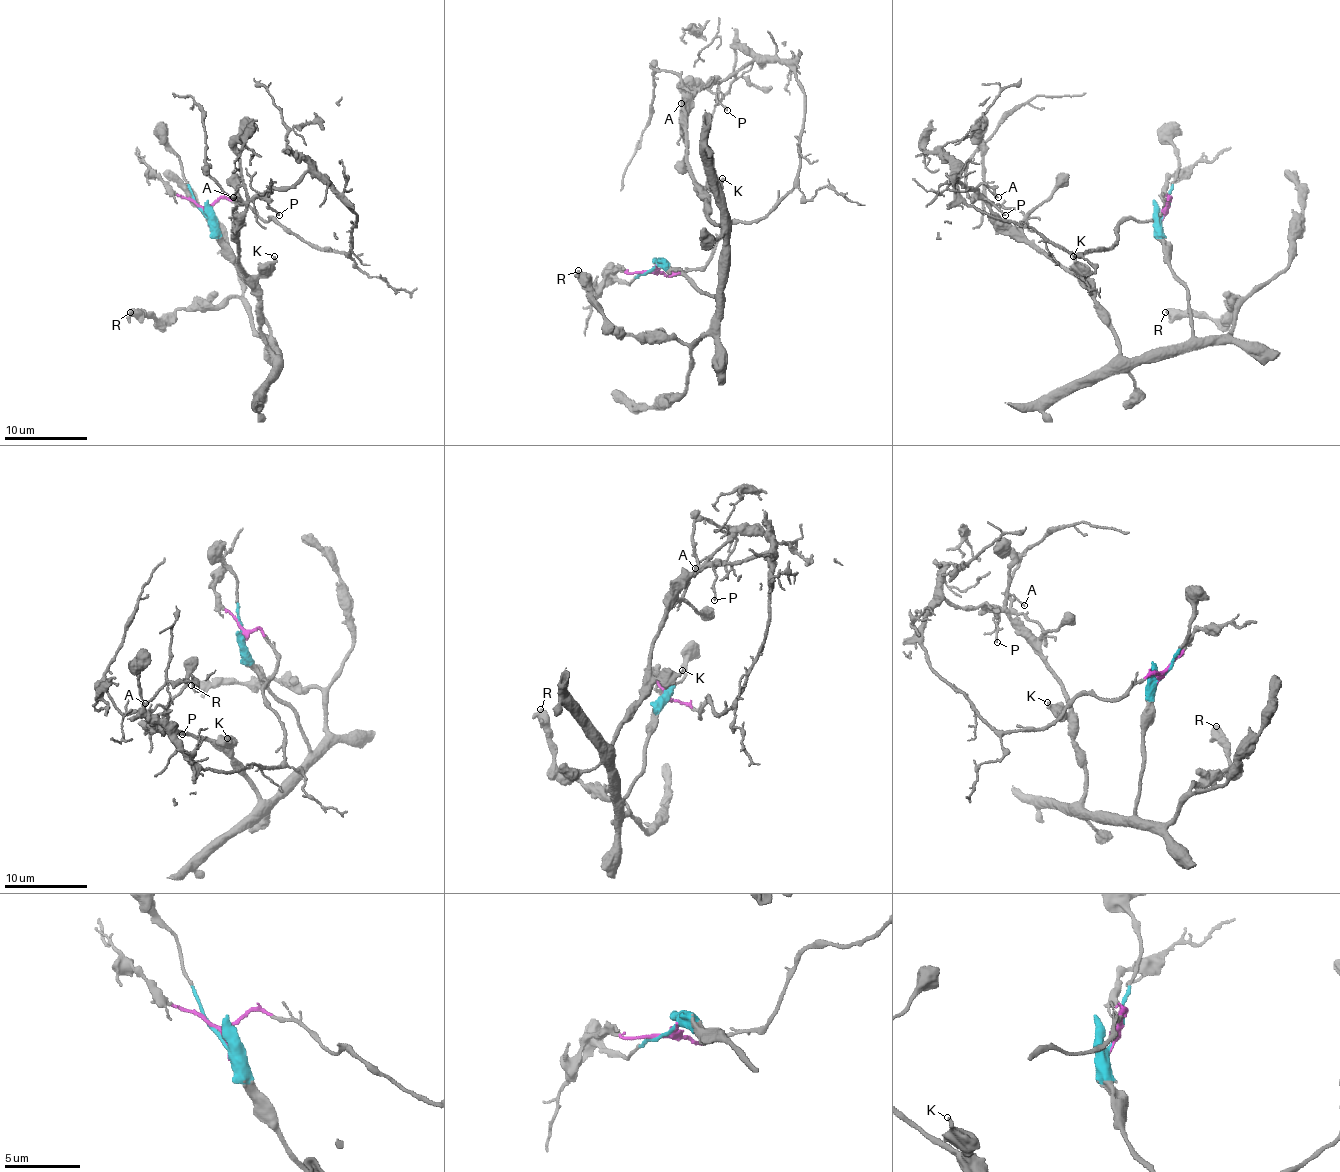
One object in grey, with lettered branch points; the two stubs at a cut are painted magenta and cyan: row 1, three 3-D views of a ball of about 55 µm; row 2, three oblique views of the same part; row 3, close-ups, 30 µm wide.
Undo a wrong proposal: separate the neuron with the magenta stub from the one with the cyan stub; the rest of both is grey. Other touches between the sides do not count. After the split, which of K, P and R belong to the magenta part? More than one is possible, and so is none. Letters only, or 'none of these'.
P

